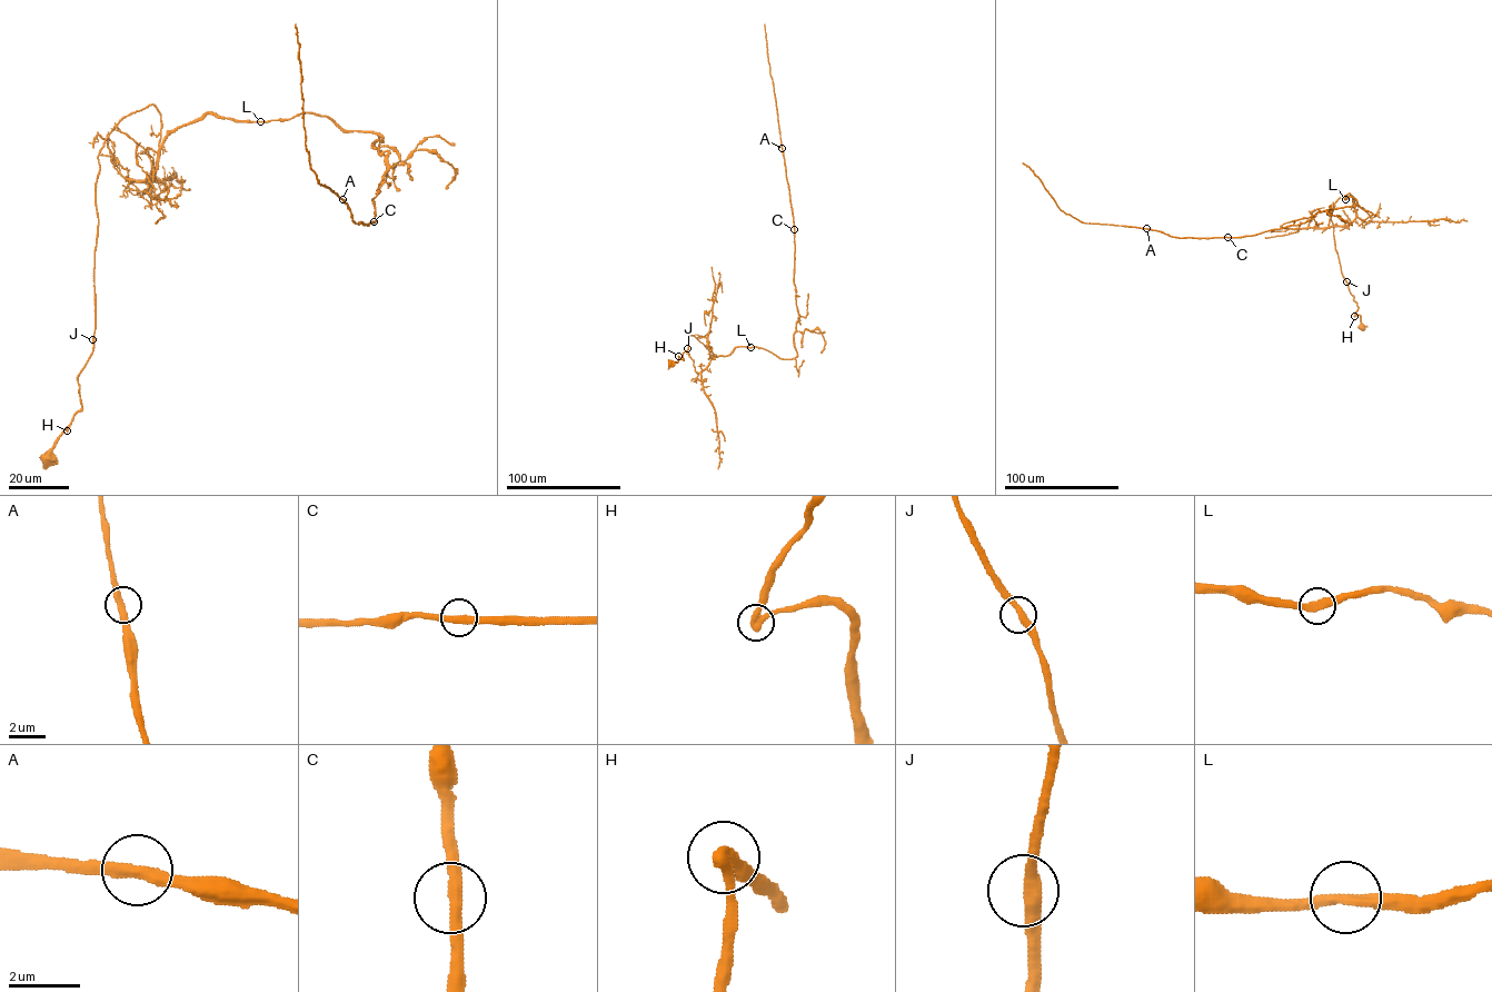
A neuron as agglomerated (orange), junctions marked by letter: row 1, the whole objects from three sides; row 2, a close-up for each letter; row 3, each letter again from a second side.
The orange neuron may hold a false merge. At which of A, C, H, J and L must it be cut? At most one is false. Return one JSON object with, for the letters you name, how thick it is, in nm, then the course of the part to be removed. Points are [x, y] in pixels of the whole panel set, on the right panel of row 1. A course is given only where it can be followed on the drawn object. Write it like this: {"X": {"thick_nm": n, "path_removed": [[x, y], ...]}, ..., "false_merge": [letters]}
{"false_merge": []}

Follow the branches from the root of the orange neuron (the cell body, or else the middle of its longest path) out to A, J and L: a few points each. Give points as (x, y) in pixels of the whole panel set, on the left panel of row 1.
A: (49, 458), (123, 118), (152, 105), (159, 146), (207, 112), (375, 131), (376, 220), (342, 199)
J: (49, 458), (55, 442), (81, 408), (78, 375), (92, 350), (92, 339)
L: (49, 458), (81, 408), (78, 375), (92, 350), (106, 137), (151, 105), (159, 146), (207, 112), (260, 121)

